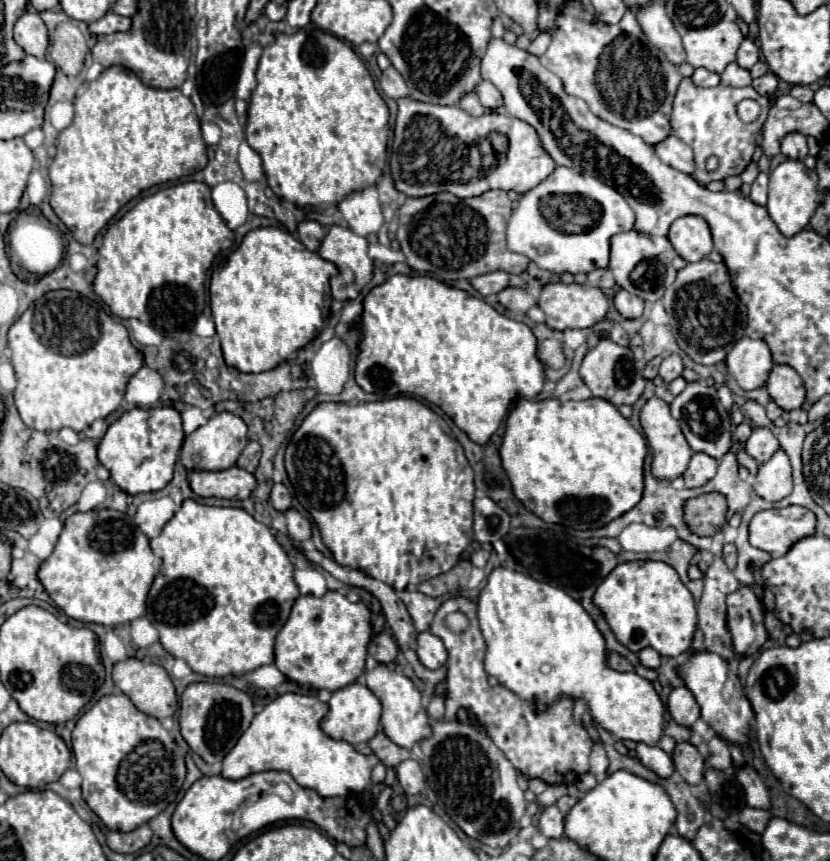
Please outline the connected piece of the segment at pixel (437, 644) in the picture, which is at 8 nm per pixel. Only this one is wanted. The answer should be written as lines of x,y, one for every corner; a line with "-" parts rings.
421,632
417,636
417,656
421,660
421,664
429,670
437,670
447,662
447,650
443,646
443,642
433,636
431,632

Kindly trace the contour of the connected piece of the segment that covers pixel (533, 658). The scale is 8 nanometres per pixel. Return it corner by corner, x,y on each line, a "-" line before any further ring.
499,566
489,574
487,584
477,598
477,616
487,642
485,670
505,688
513,690
525,700
539,700
537,708
545,708
563,694
571,698
585,698
589,712
605,730
613,732
621,740
645,742
649,746
657,744
659,736
663,734
663,730
659,732
659,726
663,728
665,706
659,694
653,690
653,684
637,674
619,674
607,666
605,640
601,632
585,608
577,600
569,598
569,594
565,594
561,588

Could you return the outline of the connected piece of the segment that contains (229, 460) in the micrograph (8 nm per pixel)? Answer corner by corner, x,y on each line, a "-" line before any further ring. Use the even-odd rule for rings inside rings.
221,412
213,414
205,426
199,426
195,432
185,436
179,460
187,470
227,470
237,462
245,444
247,444
245,422
231,412

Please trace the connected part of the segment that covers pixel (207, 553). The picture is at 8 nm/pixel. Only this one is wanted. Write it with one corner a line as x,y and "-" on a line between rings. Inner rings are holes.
185,500
161,534
151,540
151,550
163,558
163,568
149,590
145,616
157,628
163,648
173,658
185,660
193,672
209,678
245,674
273,664
275,636
287,622
299,590
293,580
293,564
269,526
257,522
243,508
219,508

